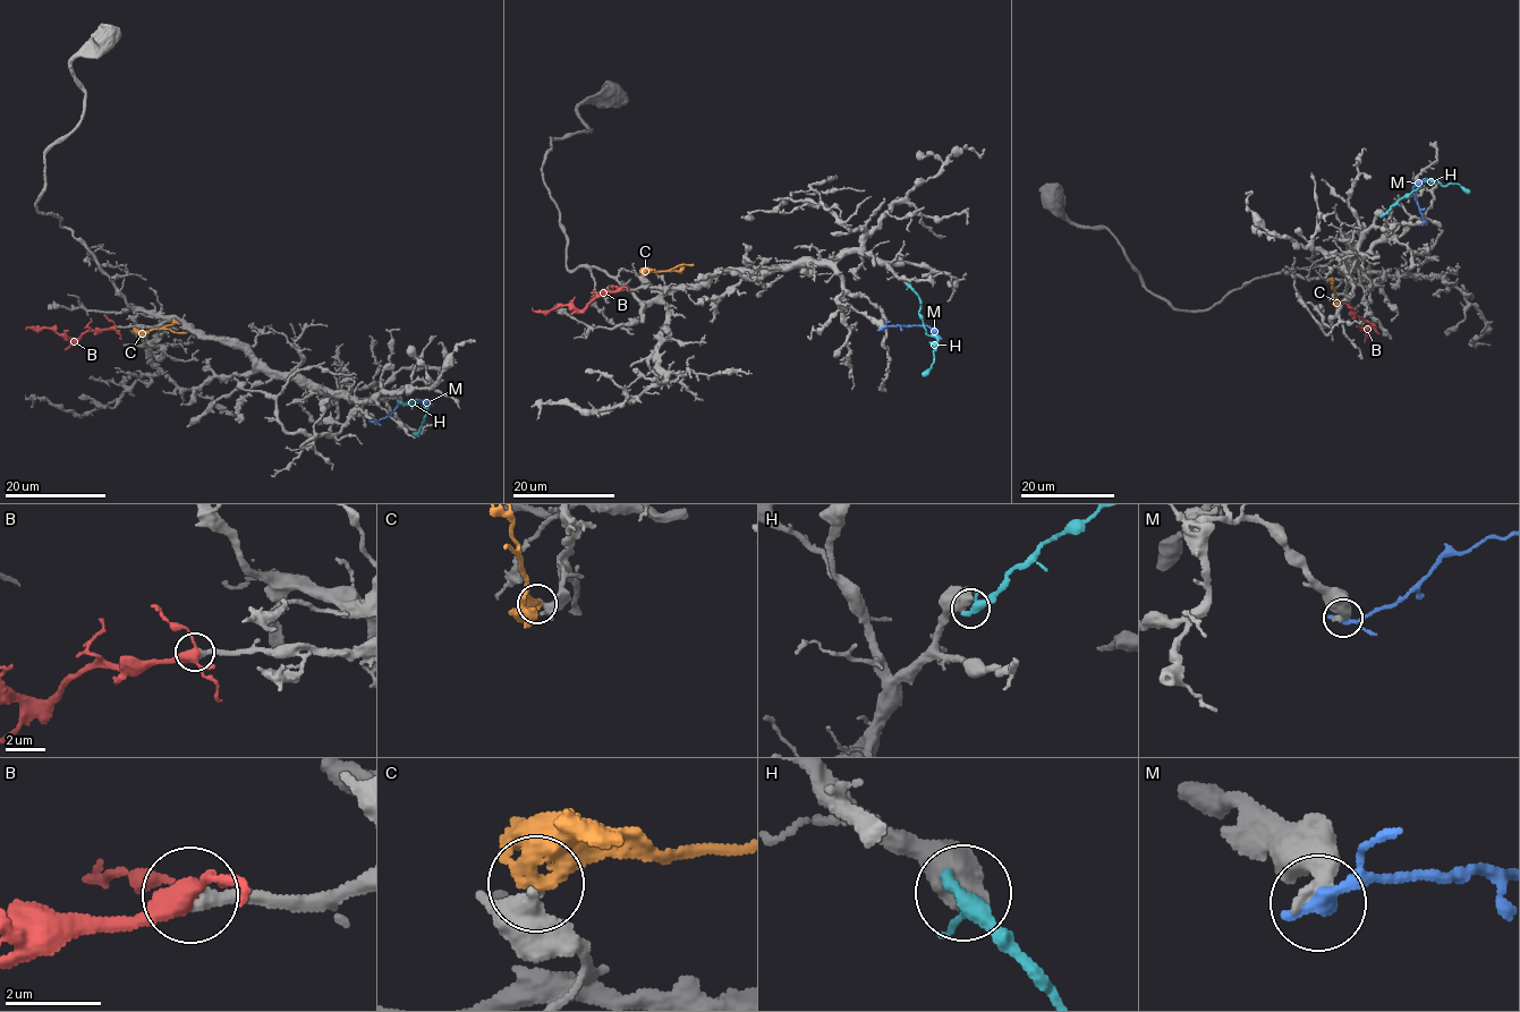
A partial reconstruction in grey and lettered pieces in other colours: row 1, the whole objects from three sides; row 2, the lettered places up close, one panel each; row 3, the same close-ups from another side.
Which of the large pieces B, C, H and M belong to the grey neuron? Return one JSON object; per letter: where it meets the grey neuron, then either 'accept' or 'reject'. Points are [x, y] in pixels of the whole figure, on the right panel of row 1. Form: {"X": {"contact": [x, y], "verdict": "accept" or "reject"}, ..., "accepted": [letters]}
{"B": {"contact": [1348, 304], "verdict": "accept"}, "C": {"contact": [1339, 302], "verdict": "reject"}, "H": {"contact": [1382, 214], "verdict": "reject"}, "M": {"contact": [1426, 222], "verdict": "reject"}, "accepted": ["B"]}

